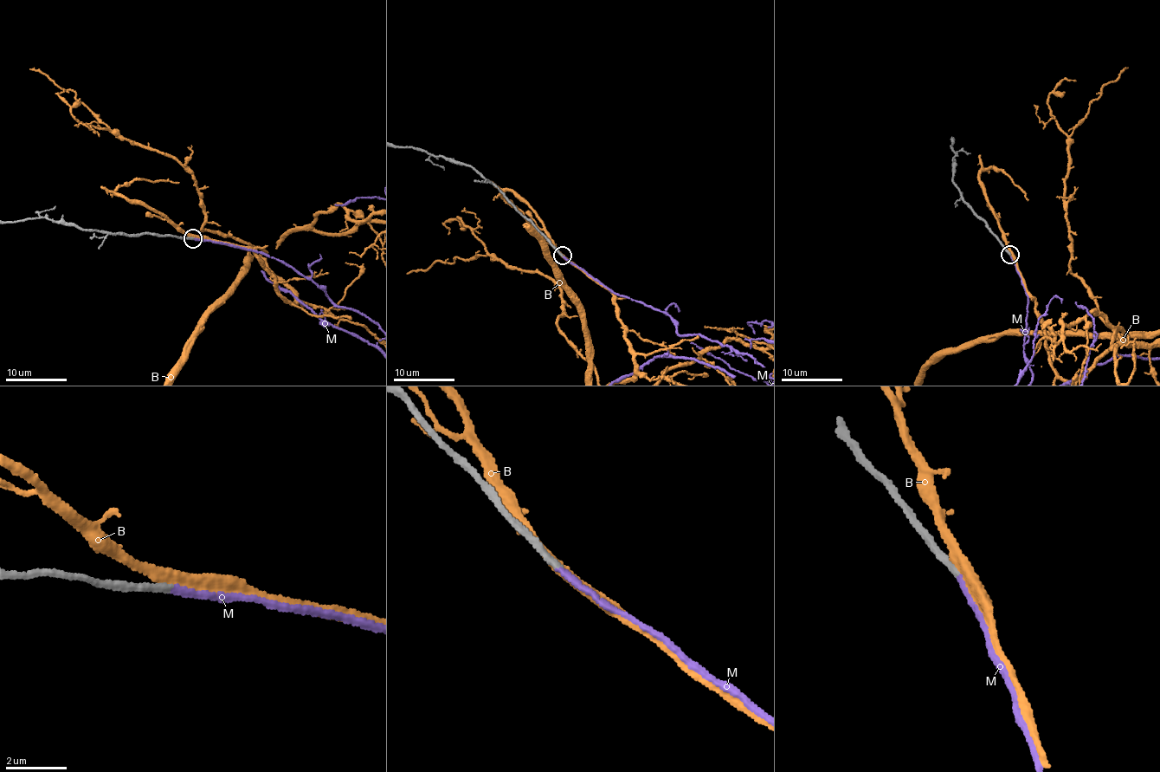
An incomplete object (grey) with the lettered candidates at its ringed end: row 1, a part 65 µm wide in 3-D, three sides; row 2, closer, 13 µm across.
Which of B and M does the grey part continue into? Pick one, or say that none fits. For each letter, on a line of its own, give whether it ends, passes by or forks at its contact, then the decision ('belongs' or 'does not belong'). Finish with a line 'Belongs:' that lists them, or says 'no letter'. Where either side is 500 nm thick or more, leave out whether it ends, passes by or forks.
B: it passes by | does not belong
M: it ends | belongs
Belongs: M

